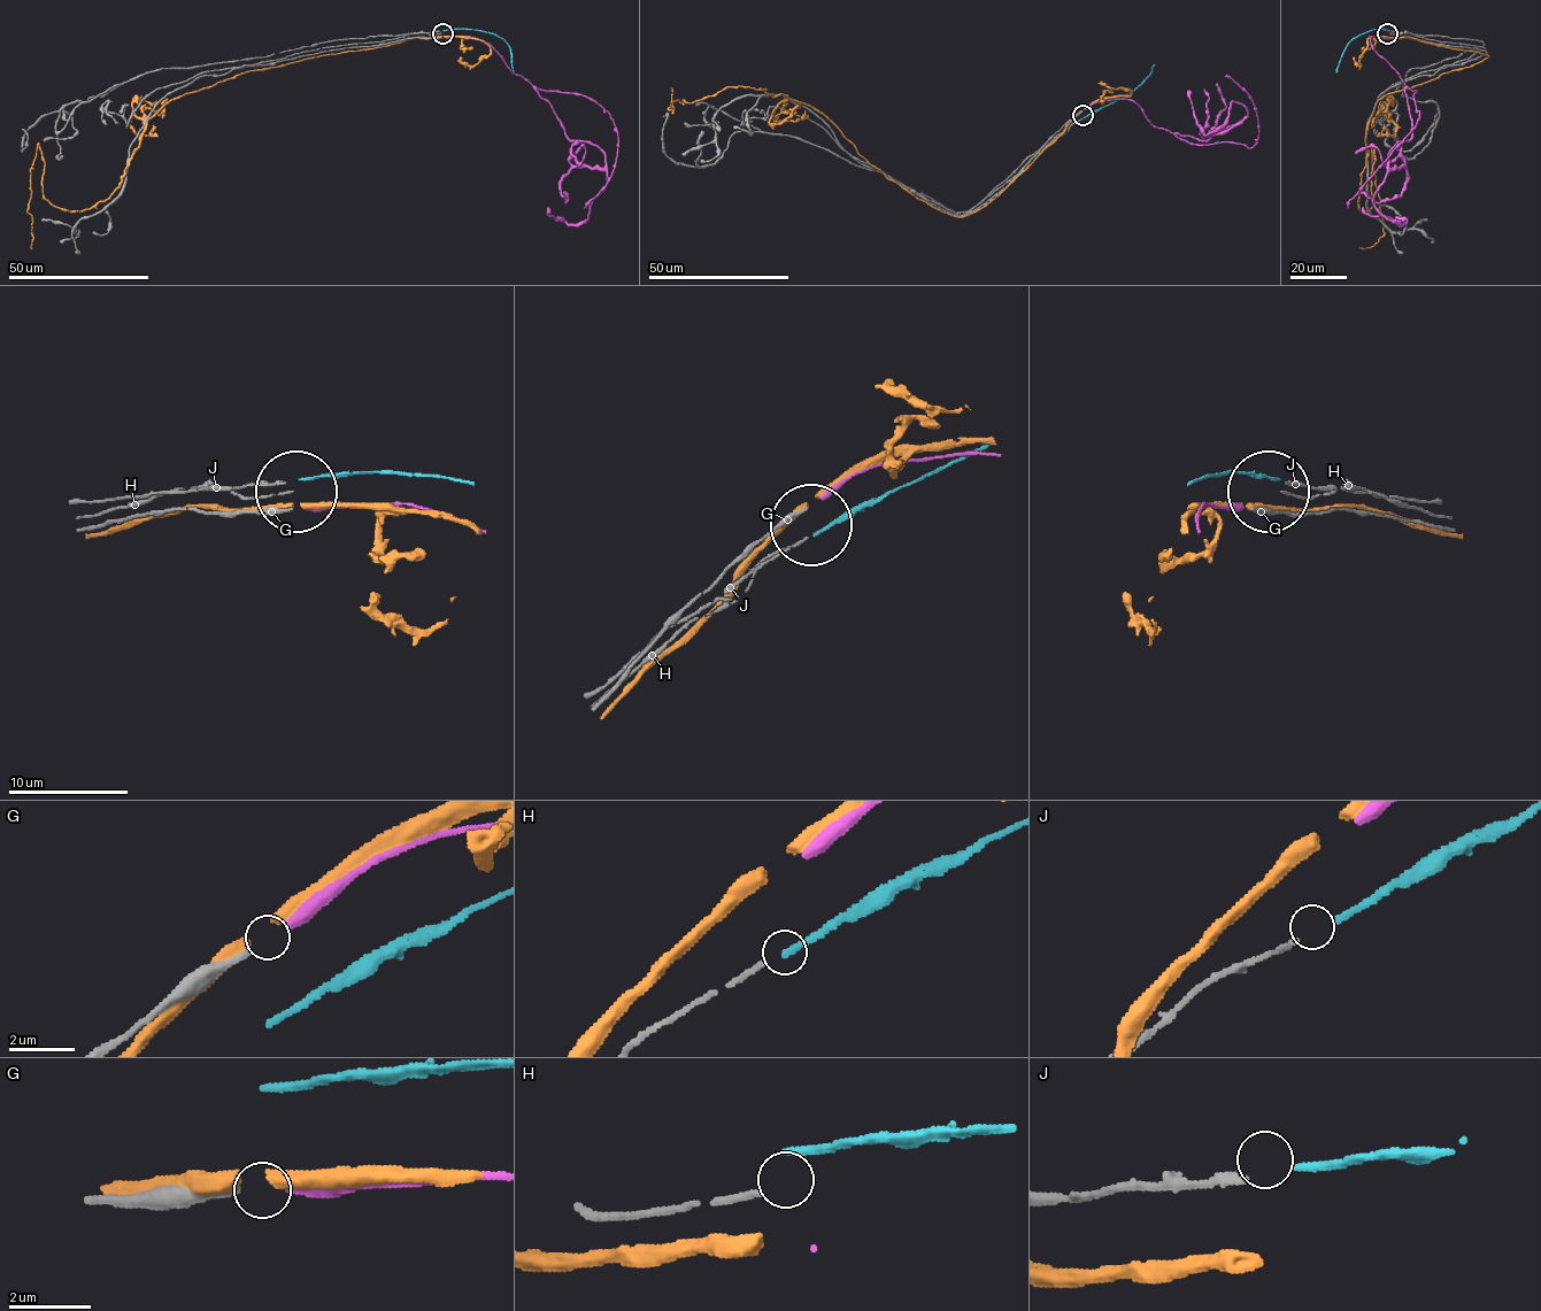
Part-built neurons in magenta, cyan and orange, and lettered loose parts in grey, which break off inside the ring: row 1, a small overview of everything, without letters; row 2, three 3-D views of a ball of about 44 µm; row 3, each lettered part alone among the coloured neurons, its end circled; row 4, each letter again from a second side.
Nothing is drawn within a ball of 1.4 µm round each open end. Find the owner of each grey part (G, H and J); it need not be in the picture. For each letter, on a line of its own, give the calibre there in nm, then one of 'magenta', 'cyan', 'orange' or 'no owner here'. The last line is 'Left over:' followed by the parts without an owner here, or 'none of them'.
G: calibre 200 nm; magenta
H: calibre 160 nm; no owner here
J: calibre 150 nm; cyan
Left over: H

